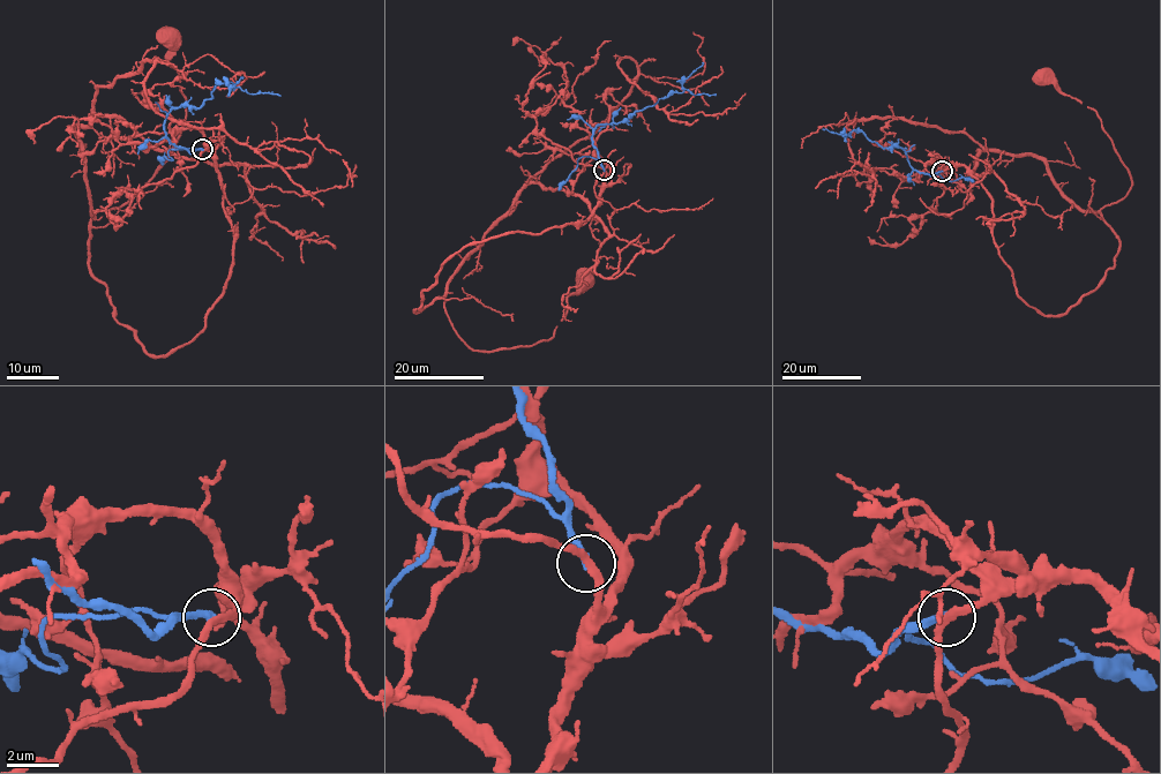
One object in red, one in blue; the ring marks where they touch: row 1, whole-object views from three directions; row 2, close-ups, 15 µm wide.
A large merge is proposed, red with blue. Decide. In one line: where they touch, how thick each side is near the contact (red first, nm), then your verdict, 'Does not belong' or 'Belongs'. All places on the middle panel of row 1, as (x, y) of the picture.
Place: (604, 170). Thickness 260 nm (red) against 280 nm. Does not belong

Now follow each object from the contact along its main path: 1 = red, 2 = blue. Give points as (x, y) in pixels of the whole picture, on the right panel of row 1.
1: (942, 171), (988, 195), (1028, 305), (1094, 291), (1118, 246), (1100, 211), (1131, 178), (1045, 76)
2: (942, 171), (930, 175), (918, 172), (903, 149), (882, 148), (861, 132), (853, 129), (851, 136), (843, 136)

